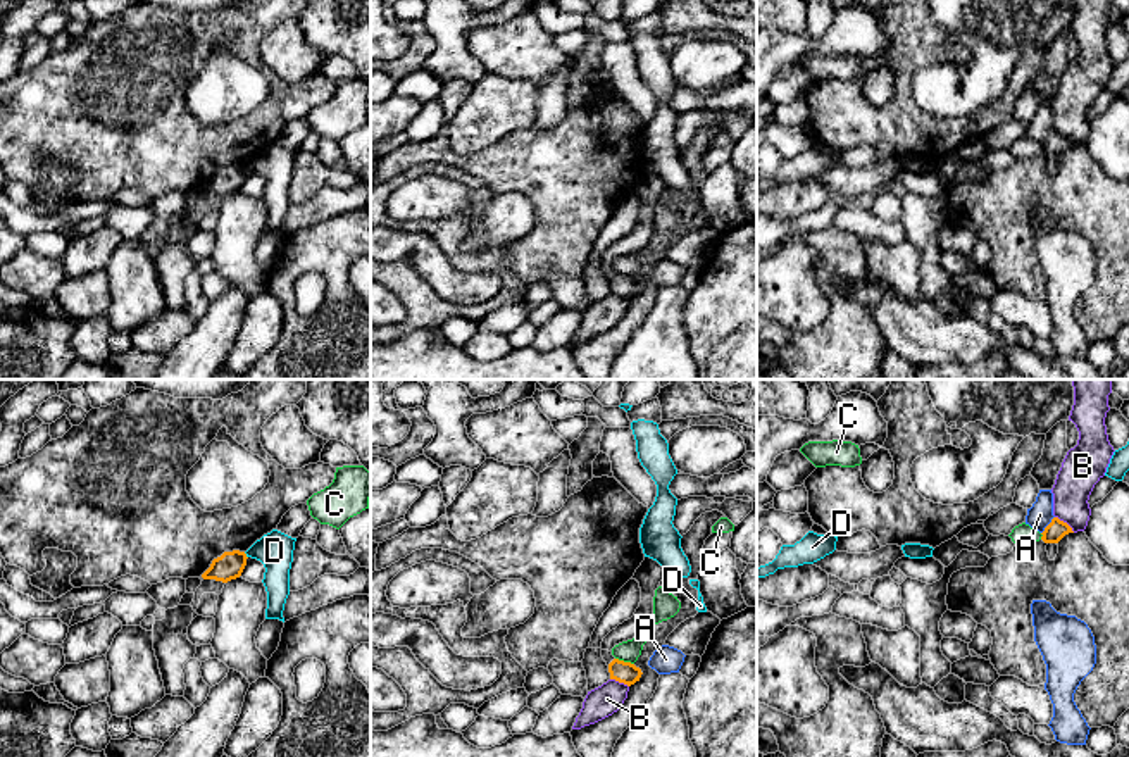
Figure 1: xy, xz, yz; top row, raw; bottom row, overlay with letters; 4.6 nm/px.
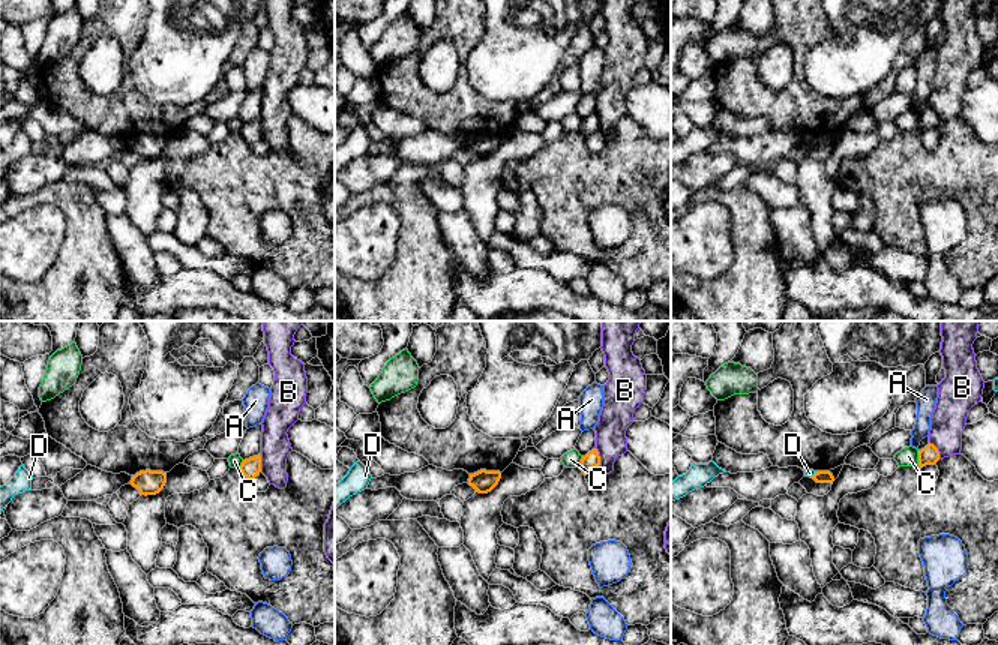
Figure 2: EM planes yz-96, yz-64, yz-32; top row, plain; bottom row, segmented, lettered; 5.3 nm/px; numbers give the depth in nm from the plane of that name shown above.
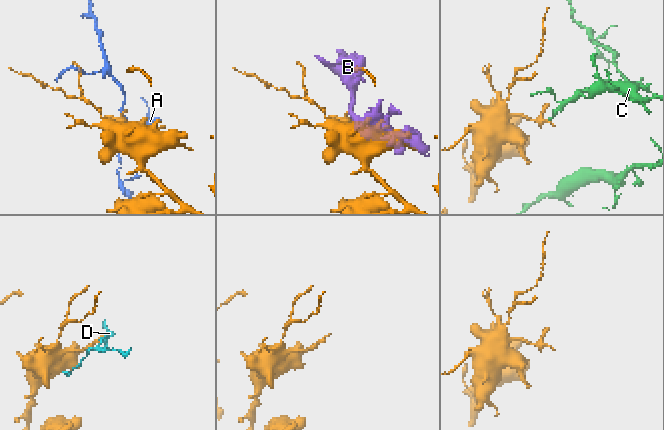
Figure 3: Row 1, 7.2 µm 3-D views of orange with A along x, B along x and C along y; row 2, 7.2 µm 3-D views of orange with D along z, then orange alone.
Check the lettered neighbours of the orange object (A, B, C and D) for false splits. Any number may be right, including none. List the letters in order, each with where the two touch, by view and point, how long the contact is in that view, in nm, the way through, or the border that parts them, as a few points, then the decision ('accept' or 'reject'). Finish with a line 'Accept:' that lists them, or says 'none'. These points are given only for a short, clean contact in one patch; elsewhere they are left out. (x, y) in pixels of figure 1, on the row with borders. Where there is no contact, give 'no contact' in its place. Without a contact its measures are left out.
A: yz (1048, 525) | 110 nm | reject
B: yz (1066, 523) | 120 nm | reject
C: xz (623, 661) | 90 nm | reject
D: xy (245, 556) | 40 nm | along xy (243, 552), (247, 557) | reject
Accept: none

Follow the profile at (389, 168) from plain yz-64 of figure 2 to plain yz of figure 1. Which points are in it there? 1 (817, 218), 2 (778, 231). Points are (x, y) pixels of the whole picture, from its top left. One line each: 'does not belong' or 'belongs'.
1: does not belong
2: does not belong

